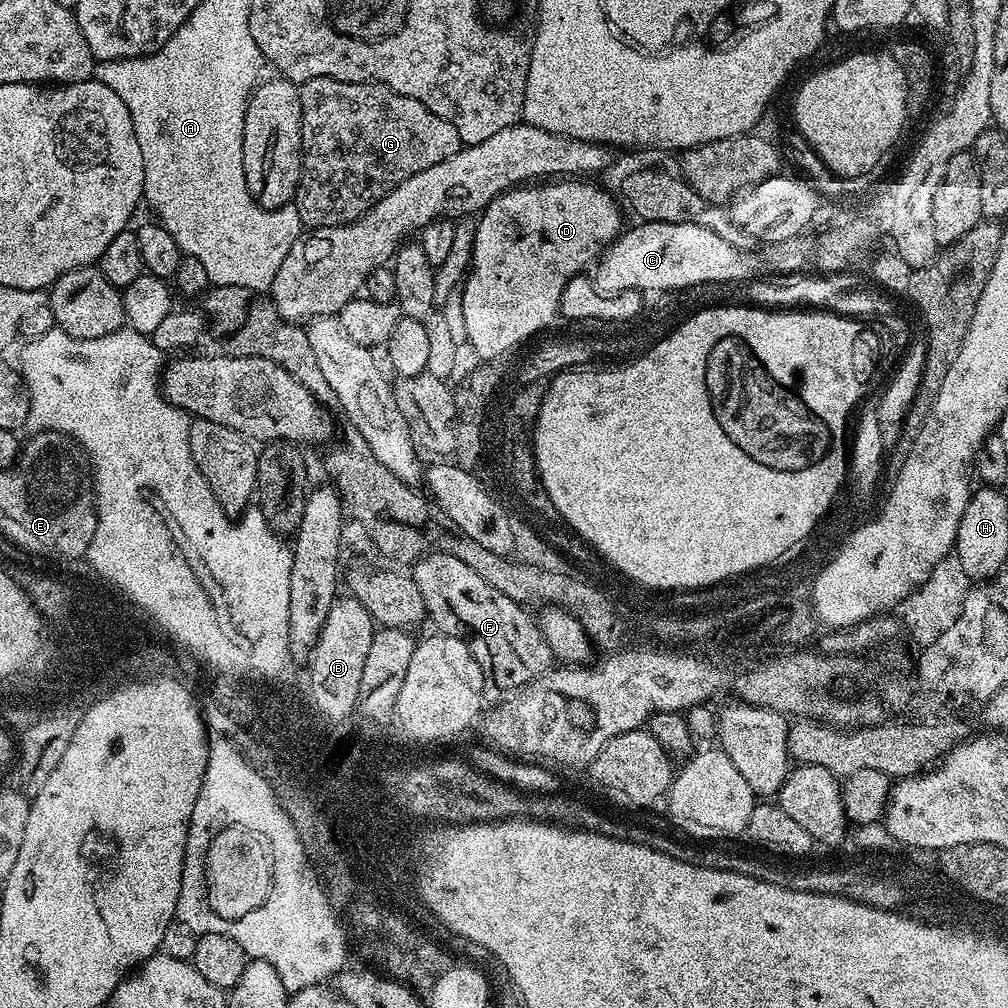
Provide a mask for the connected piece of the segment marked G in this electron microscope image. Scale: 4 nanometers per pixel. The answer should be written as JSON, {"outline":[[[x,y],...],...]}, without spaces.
{"outline":[[[323,76],[322,78],[308,80],[306,83],[299,85],[299,89],[300,105],[302,106],[302,134],[300,135],[302,155],[300,157],[300,184],[296,188],[294,207],[300,215],[301,225],[307,226],[309,229],[349,224],[350,221],[356,220],[359,216],[370,211],[386,194],[390,194],[390,190],[394,190],[402,182],[406,182],[406,178],[410,178],[422,170],[430,170],[430,166],[435,166],[437,162],[450,158],[450,154],[454,154],[462,147],[458,138],[458,130],[454,130],[454,126],[450,122],[446,122],[446,118],[438,118],[438,114],[434,114],[434,110],[422,106],[422,102],[418,102],[414,98],[406,98],[406,94],[398,94],[387,88],[385,84],[375,82],[355,84],[354,82],[335,80]]]}

